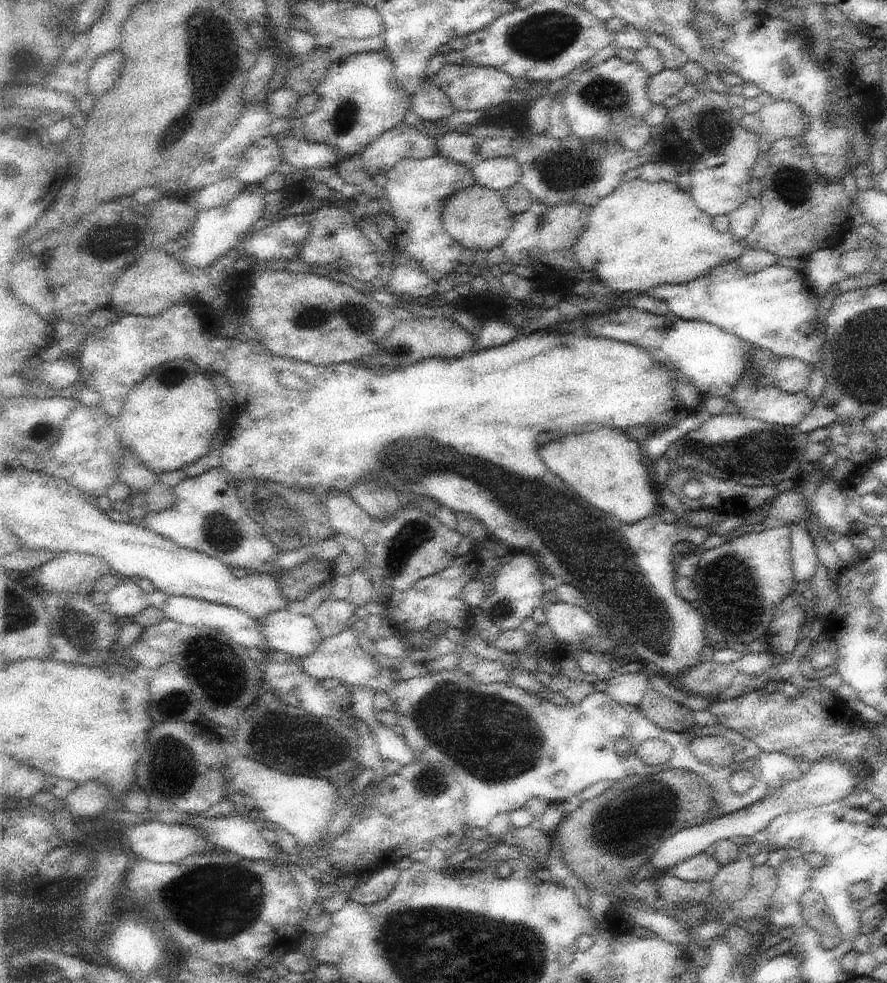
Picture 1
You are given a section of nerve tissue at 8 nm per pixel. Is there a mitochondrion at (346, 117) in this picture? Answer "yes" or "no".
yes

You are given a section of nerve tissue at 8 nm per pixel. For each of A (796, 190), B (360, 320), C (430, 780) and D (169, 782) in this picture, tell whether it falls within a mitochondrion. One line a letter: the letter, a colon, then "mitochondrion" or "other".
A: mitochondrion
B: mitochondrion
C: mitochondrion
D: mitochondrion

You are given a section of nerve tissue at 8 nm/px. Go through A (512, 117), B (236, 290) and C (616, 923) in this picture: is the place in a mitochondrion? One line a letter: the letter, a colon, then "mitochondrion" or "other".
A: other
B: other
C: other

